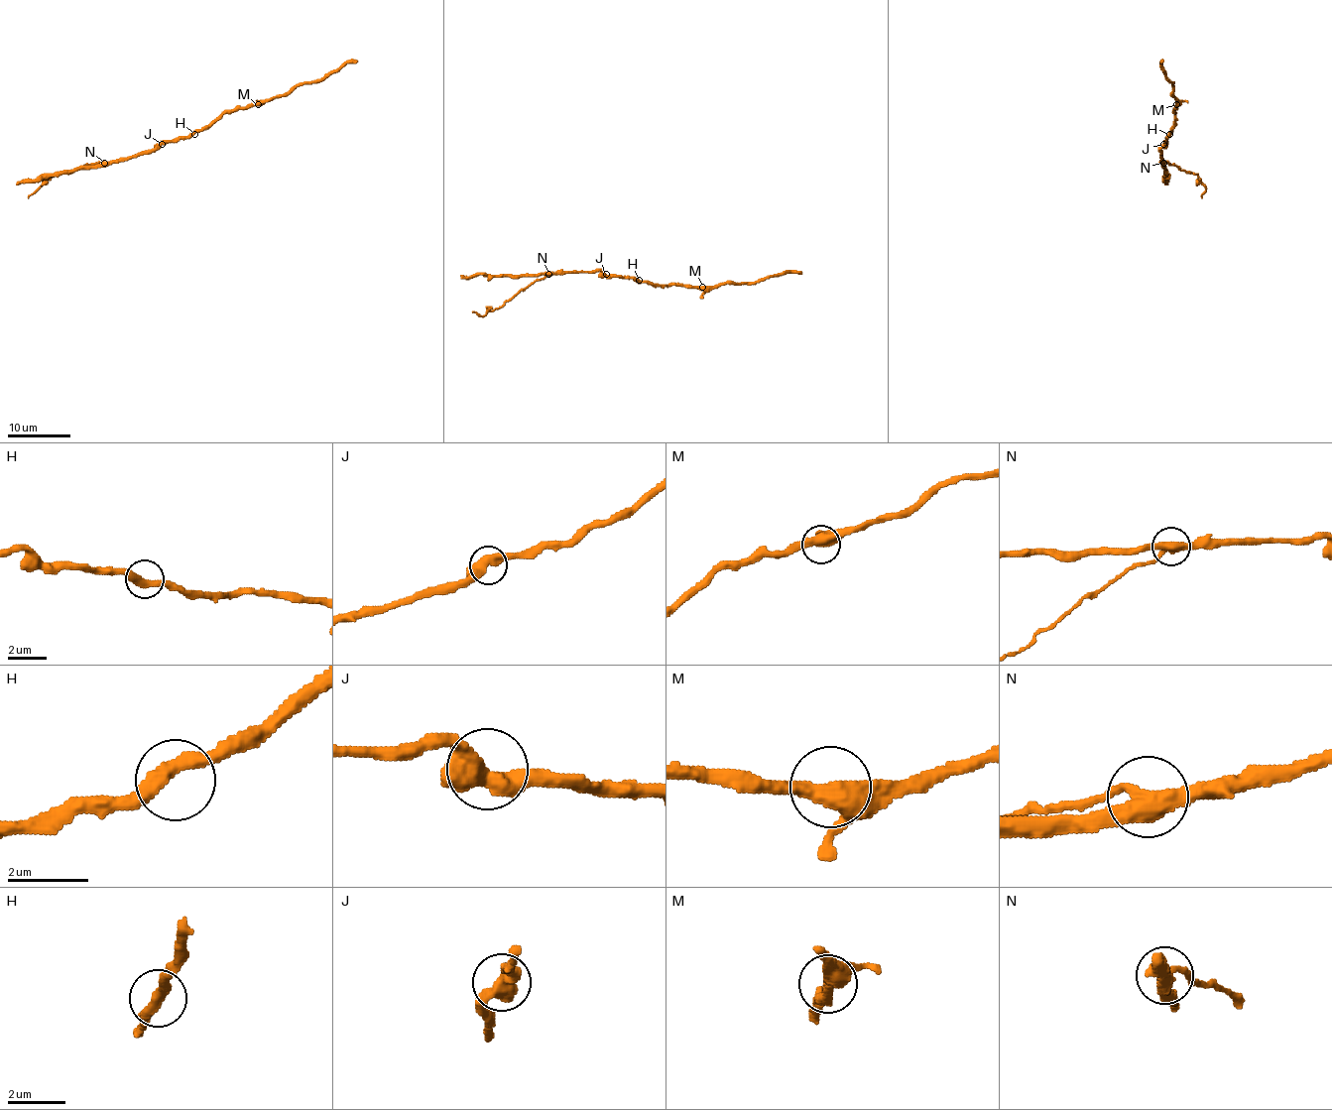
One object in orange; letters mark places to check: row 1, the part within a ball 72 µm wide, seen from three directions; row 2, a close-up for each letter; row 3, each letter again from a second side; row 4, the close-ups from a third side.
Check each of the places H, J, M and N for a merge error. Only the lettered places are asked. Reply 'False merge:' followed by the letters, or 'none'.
False merge: N

